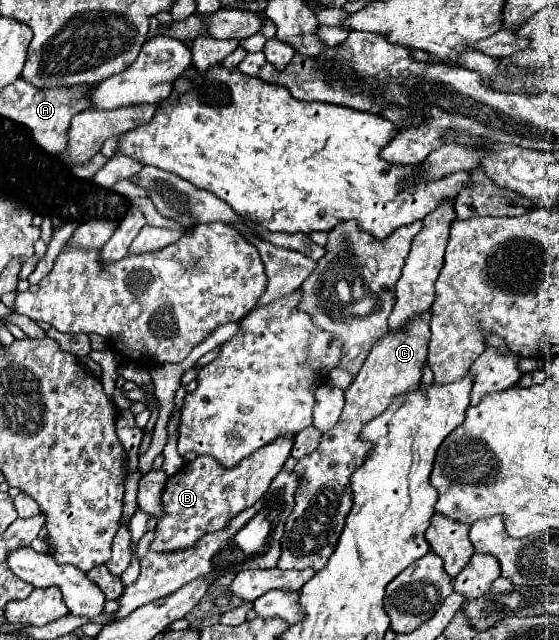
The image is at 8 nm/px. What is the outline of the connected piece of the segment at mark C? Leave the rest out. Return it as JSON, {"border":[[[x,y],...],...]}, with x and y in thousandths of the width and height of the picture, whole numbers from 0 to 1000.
{"border":[[[764,483],[732,498],[714,517],[692,517],[667,536],[635,595],[617,608],[617,639],[610,655],[592,673],[578,677],[571,698],[556,711],[535,717],[528,727],[528,736],[538,742],[538,758],[531,764],[528,795],[513,811],[510,836],[503,842],[503,873],[496,880],[499,889],[556,886],[560,892],[571,892],[571,886],[585,883],[617,823],[617,811],[631,792],[628,742],[667,705],[667,692],[646,689],[642,677],[664,655],[682,648],[710,617],[750,608],[757,570],[764,564],[771,492],[771,483]]]}

